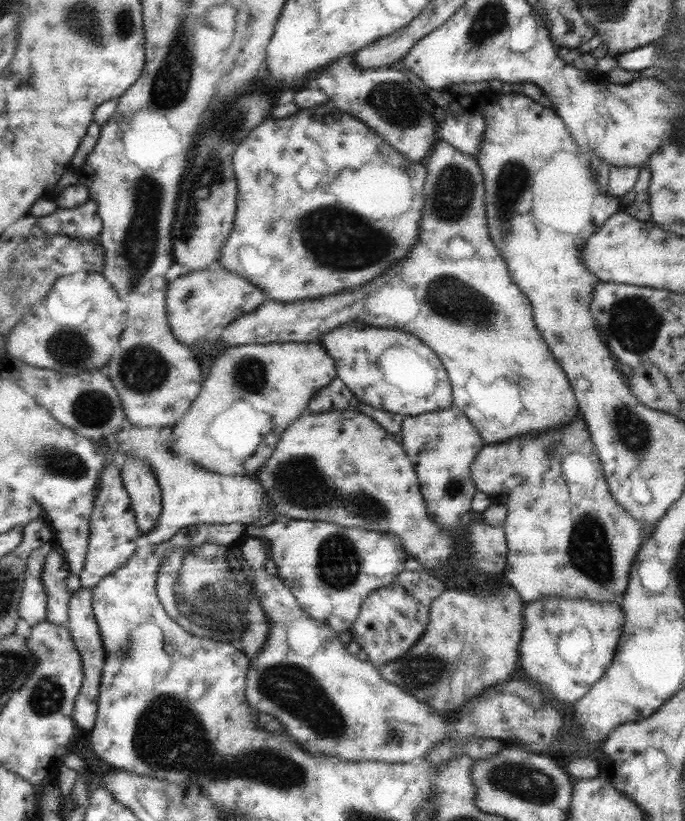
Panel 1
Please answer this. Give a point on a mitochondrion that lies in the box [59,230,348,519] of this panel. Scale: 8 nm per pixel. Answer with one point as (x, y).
(142, 369)

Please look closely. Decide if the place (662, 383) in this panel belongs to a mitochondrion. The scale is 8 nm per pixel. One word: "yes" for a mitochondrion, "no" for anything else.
no

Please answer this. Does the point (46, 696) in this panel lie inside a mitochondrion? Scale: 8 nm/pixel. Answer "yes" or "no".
yes

